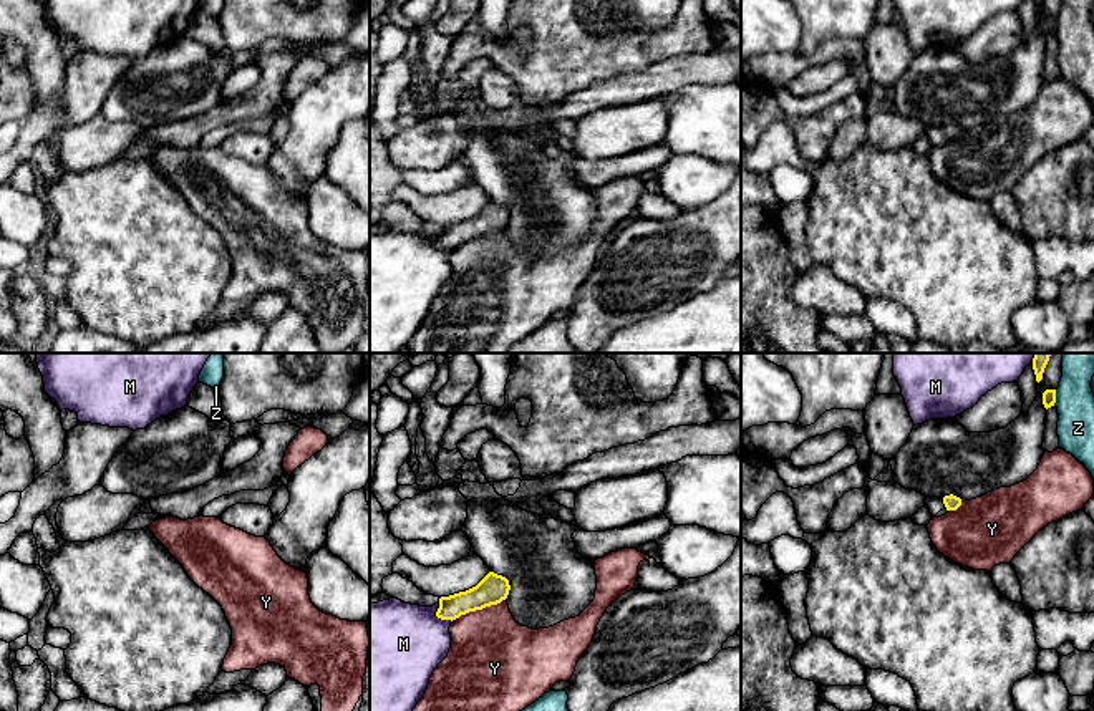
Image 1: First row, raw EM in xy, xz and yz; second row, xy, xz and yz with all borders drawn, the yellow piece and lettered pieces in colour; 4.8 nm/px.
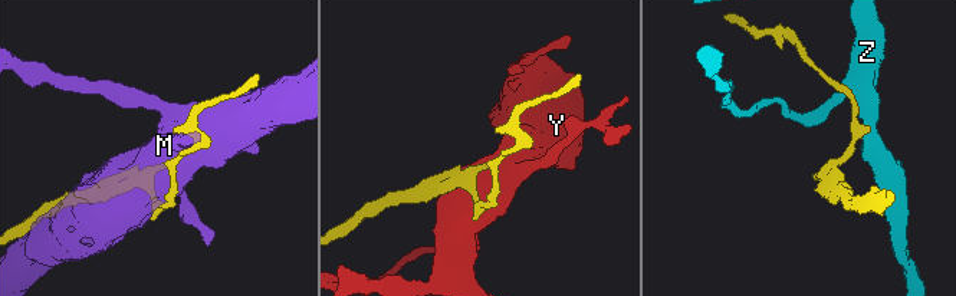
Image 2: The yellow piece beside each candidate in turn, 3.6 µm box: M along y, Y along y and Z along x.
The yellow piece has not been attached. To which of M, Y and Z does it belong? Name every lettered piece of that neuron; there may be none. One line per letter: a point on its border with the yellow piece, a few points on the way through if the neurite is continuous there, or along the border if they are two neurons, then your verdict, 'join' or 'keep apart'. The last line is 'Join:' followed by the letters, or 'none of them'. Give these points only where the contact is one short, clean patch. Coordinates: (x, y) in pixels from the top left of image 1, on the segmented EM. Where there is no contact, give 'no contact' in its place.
M: contact xz (438, 617); keep apart
Y: contact xz (478, 609); keep apart
Z: contact yz (1055, 398); keep apart
Join: none of them

